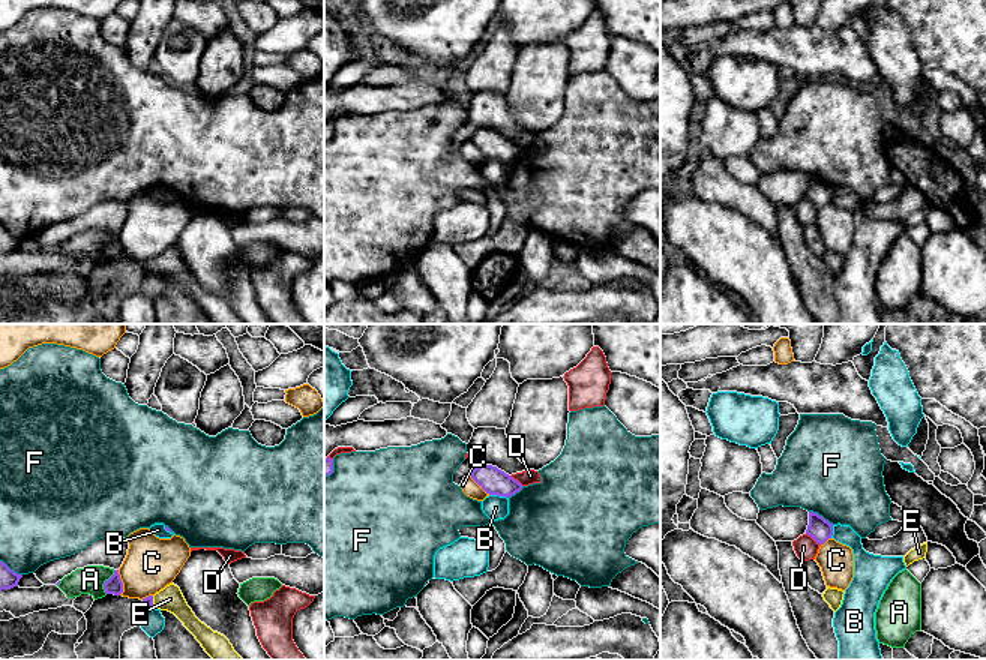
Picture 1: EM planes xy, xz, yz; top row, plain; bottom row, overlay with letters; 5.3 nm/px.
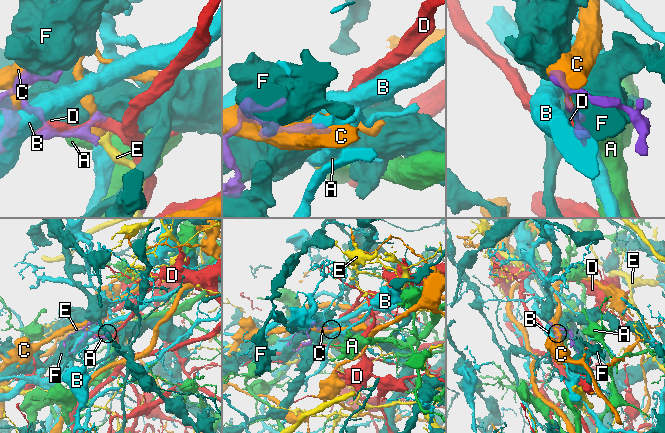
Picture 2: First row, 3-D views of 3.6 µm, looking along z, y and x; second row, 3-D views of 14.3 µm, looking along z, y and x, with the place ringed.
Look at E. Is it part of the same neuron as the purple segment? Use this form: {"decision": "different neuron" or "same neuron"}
{"decision": "same neuron"}

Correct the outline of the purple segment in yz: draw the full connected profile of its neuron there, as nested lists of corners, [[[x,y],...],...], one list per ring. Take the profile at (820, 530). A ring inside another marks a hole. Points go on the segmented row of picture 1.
[[[809,512],[806,534],[810,536],[818,544],[824,544],[833,536],[833,524],[825,520],[818,513]]]

